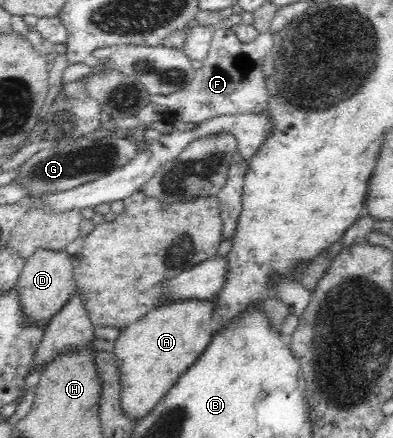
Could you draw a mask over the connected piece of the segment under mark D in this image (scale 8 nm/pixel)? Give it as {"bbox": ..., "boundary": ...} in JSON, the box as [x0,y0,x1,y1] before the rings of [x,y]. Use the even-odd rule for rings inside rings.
{"bbox":[16,247,76,323],"boundary":[[[46,247],[35,249],[35,253],[25,260],[16,283],[23,313],[28,319],[49,323],[49,319],[67,303],[76,289],[74,280],[73,257],[64,249],[55,251]]]}

